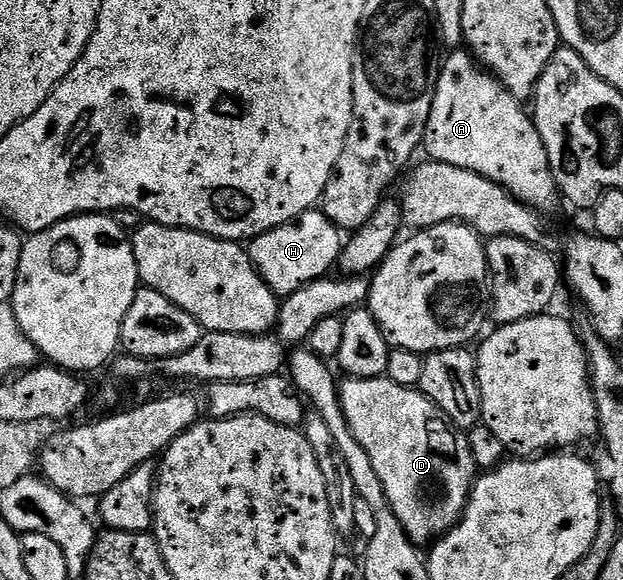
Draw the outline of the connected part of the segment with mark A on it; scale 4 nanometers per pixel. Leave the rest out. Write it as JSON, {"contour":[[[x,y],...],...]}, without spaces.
{"contour":[[[455,48],[448,54],[451,55],[442,59],[439,68],[433,108],[429,112],[429,124],[423,137],[422,149],[427,150],[426,157],[432,162],[444,162],[469,172],[477,172],[477,176],[485,176],[485,180],[493,180],[503,186],[518,202],[538,210],[550,210],[557,199],[557,187],[534,117],[528,111],[527,114],[523,111],[524,103],[513,97],[490,70],[484,70],[476,62],[470,49]]]}

